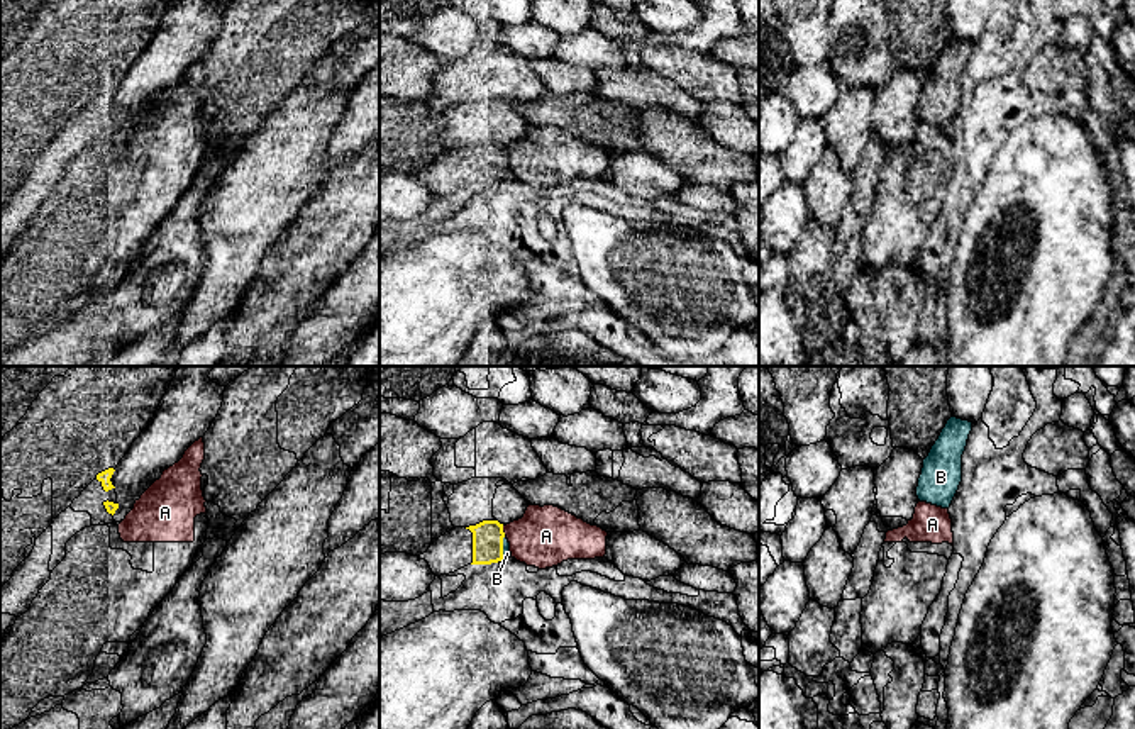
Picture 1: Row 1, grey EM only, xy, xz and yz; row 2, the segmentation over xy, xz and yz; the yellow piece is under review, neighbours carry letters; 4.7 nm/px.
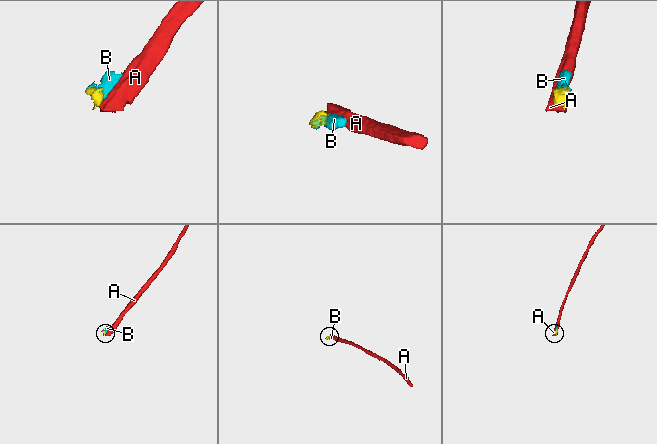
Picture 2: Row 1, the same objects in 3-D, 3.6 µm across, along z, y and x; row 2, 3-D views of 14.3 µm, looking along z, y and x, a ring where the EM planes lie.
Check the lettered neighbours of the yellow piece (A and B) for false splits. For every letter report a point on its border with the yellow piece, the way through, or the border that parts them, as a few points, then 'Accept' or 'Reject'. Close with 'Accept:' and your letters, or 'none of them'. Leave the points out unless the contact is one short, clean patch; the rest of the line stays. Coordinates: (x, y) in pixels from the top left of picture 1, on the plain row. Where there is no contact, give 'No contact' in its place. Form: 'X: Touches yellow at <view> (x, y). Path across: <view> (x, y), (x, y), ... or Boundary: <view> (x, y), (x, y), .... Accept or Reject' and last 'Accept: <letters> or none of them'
A: Touches yellow at xz (502, 151). Reject
B: Touches yellow at xz (502, 166). Accept
Accept: B

